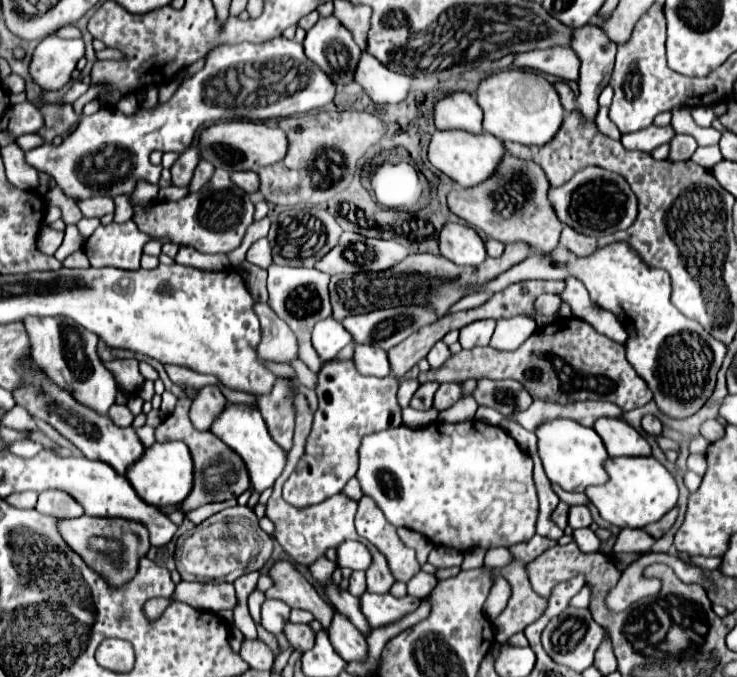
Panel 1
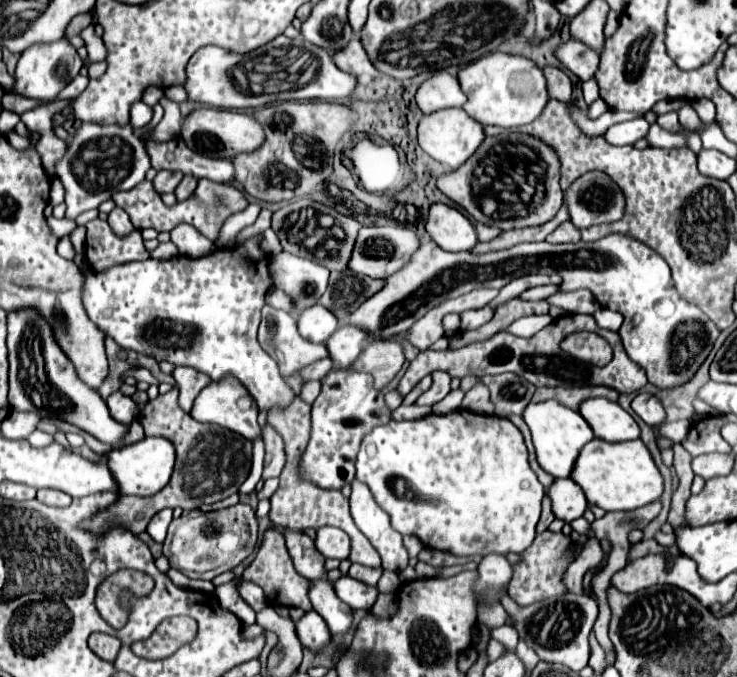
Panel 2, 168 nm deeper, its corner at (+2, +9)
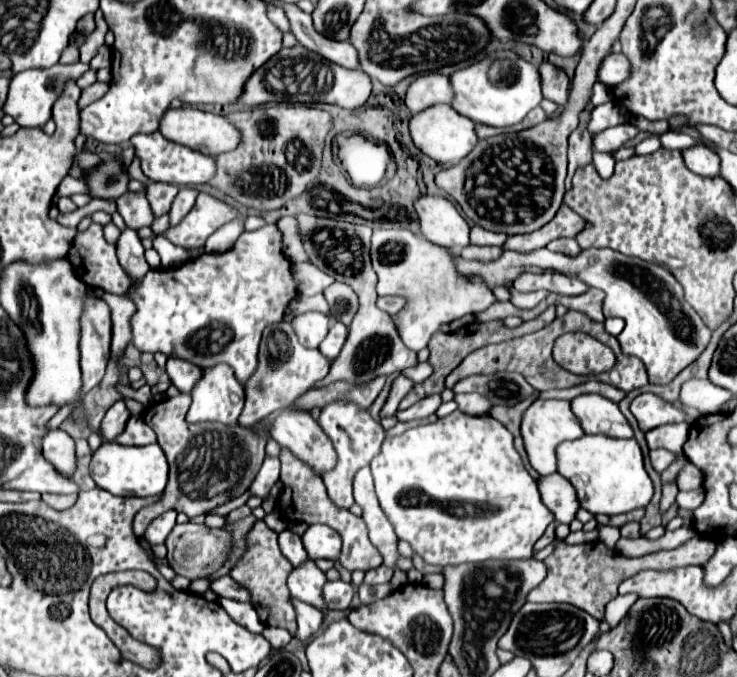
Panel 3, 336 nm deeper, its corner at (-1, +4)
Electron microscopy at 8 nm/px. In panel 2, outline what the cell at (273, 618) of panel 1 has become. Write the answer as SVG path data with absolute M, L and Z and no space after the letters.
M239 579L237 591L239 591L239 595L241 595L255 611L261 611L261 609L267 607L267 599L265 599L265 595L263 595L263 591L261 591L259 585L255 585L255 583L251 583L251 581L245 581L245 579Z

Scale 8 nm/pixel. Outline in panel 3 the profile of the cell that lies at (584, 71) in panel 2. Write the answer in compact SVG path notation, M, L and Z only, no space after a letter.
M610 52L602 62L600 62L600 68L598 68L598 82L606 84L606 86L616 86L620 84L622 80L628 78L630 74L630 62L622 56L622 54L614 54Z

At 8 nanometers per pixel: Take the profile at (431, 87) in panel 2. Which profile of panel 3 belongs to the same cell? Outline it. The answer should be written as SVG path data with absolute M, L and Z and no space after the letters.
M428 74L416 78L406 94L406 106L412 114L422 112L424 108L436 104L450 104L452 102L452 86L450 80L442 74Z

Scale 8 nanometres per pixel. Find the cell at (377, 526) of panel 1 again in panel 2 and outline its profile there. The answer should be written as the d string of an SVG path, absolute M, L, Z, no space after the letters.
M355 479L351 489L351 515L355 525L381 555L383 569L401 573L409 561L407 549L401 543L401 533L391 527L389 515L377 505L365 483Z

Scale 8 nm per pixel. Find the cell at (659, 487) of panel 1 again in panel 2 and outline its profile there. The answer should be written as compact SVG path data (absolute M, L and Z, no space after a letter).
M597 437L591 439L581 449L571 471L571 479L581 485L589 505L597 505L605 511L633 511L657 501L663 493L663 477L641 439L619 443L601 441Z

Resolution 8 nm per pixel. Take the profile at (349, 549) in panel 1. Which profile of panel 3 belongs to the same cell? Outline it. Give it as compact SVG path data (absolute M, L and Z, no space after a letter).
M312 524L304 532L302 540L304 540L304 548L312 560L318 560L318 558L338 560L338 556L342 552L340 534L326 524Z

